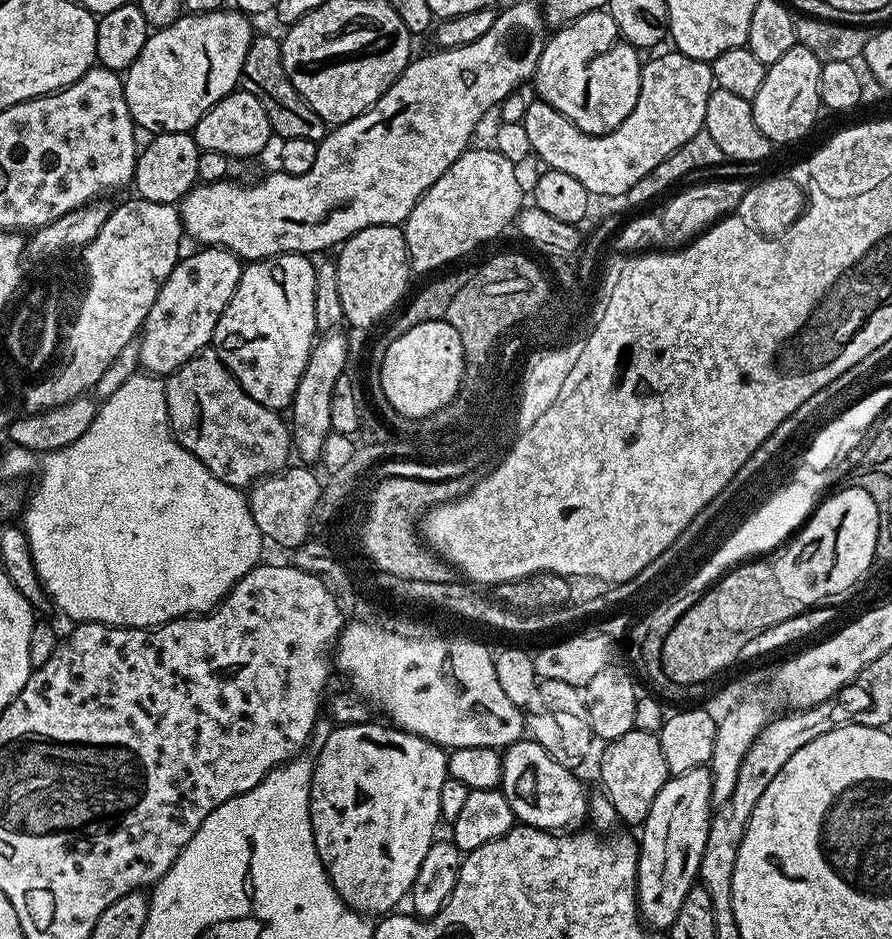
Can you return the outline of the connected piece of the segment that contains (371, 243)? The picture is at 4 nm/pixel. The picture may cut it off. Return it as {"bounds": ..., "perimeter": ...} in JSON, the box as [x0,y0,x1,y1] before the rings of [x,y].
{"bounds":[335,224,410,328],"perimeter":[[[383,224],[363,228],[339,245],[339,252],[340,256],[337,255],[335,261],[338,295],[342,297],[345,321],[356,328],[368,328],[378,323],[396,303],[399,305],[405,299],[410,265],[403,227]]]}

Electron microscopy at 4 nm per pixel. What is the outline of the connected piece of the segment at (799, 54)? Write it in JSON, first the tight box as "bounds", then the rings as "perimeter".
{"bounds":[752,43,822,145],"perimeter":[[[797,43],[778,62],[767,65],[768,73],[762,82],[762,87],[758,89],[758,94],[752,101],[754,110],[754,122],[758,122],[758,130],[766,134],[766,138],[771,140],[773,145],[792,144],[795,140],[800,140],[816,124],[816,115],[822,112],[820,102],[820,65],[821,62],[806,48]]]}

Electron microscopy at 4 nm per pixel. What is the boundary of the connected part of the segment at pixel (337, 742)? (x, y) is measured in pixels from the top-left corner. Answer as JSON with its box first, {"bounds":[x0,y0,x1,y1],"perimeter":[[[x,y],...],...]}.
{"bounds":[308,723,450,914],"perimeter":[[[387,723],[376,724],[341,724],[333,727],[332,733],[324,740],[324,745],[320,748],[320,753],[314,756],[312,766],[312,785],[310,786],[310,798],[308,799],[308,809],[312,819],[312,833],[314,834],[314,846],[318,850],[318,858],[322,866],[328,872],[330,882],[334,890],[341,896],[344,903],[349,908],[355,908],[361,914],[388,914],[400,899],[407,897],[412,890],[414,878],[418,875],[418,866],[422,866],[422,858],[426,858],[426,850],[437,839],[436,827],[442,824],[440,818],[440,807],[438,801],[442,795],[442,782],[450,779],[448,775],[448,752],[438,747],[434,742],[426,738],[418,738],[409,732],[401,732],[399,728],[389,726]]]}

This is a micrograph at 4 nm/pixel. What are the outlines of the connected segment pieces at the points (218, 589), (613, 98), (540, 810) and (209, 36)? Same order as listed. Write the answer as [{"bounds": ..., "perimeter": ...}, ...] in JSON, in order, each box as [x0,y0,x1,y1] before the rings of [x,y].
[{"bounds":[22,374,266,628],"perimeter":[[[151,374],[130,377],[116,393],[99,405],[94,422],[90,422],[90,430],[86,430],[78,442],[39,457],[40,477],[36,480],[36,489],[33,492],[31,489],[27,497],[22,527],[30,546],[32,564],[42,586],[48,591],[51,603],[57,604],[72,622],[110,624],[118,628],[154,628],[179,616],[211,612],[243,576],[250,574],[250,570],[261,563],[260,551],[266,544],[250,514],[247,495],[241,489],[214,478],[214,474],[210,474],[210,470],[206,470],[206,466],[202,466],[202,462],[198,462],[190,450],[177,442],[172,434],[172,425],[168,423],[164,386],[165,381],[161,377]]]},{"bounds":[535,10,641,136],"perimeter":[[[607,10],[582,14],[571,24],[557,27],[553,32],[556,33],[547,37],[536,67],[535,95],[554,106],[554,110],[558,110],[566,118],[570,118],[570,122],[574,122],[574,126],[578,126],[586,134],[601,136],[614,130],[628,117],[630,110],[634,110],[638,102],[641,53],[624,41],[614,18]]]},{"bounds":[499,738,588,830],"perimeter":[[[522,738],[503,749],[500,761],[502,778],[499,791],[503,792],[506,802],[510,802],[510,810],[521,825],[545,830],[572,830],[583,825],[580,823],[588,812],[585,785],[573,772],[566,770],[566,766],[558,766],[539,742]]]},{"bounds":[123,6,254,134],"perimeter":[[[225,6],[219,12],[201,12],[199,14],[181,14],[173,24],[155,29],[149,35],[142,54],[123,73],[124,97],[126,106],[132,115],[132,122],[137,129],[148,131],[148,134],[161,132],[187,132],[222,98],[226,98],[241,83],[242,66],[246,54],[252,45],[254,29],[247,15],[239,10]]]}]

